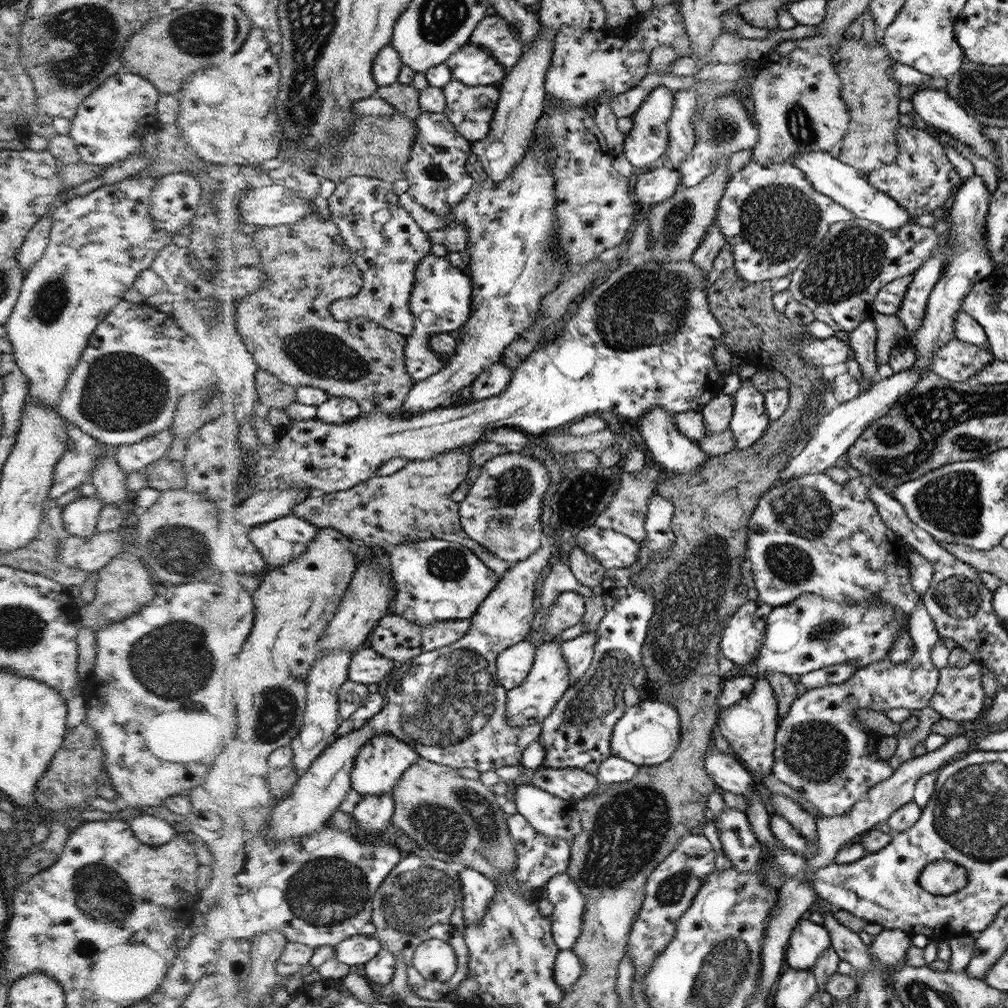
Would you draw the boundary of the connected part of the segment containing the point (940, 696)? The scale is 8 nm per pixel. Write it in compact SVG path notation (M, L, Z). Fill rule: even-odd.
M974 660L966 667L939 669L939 684L930 706L942 719L958 724L981 718L989 701L982 687L982 663Z

